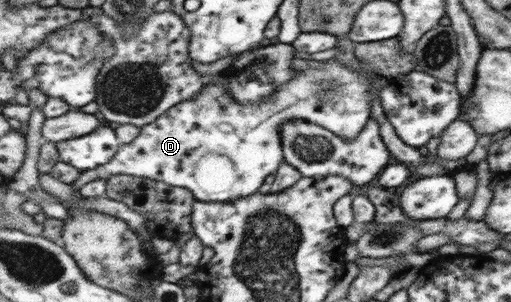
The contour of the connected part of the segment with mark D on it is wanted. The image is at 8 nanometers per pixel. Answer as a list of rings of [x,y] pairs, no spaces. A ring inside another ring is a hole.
[[[335,58],[323,61],[323,67],[321,67],[320,61],[319,68],[308,67],[306,70],[298,70],[296,71],[296,75],[294,75],[294,79],[292,79],[292,81],[288,81],[286,85],[282,85],[282,87],[277,89],[277,91],[273,94],[273,101],[261,102],[258,106],[239,105],[235,100],[232,100],[227,95],[228,85],[226,85],[224,81],[220,81],[220,79],[214,79],[210,85],[203,87],[198,97],[184,101],[179,105],[174,105],[174,107],[168,109],[167,113],[160,115],[160,117],[155,119],[152,123],[143,125],[140,128],[140,133],[138,133],[138,136],[136,136],[136,138],[134,138],[131,142],[123,144],[116,152],[116,155],[112,157],[112,159],[108,161],[106,165],[81,172],[76,181],[72,181],[70,184],[72,184],[72,188],[74,188],[74,190],[79,190],[84,184],[86,184],[86,182],[90,182],[96,178],[104,178],[107,180],[113,175],[126,174],[134,177],[145,177],[167,183],[168,185],[172,185],[174,187],[188,189],[188,191],[192,192],[192,195],[194,195],[194,199],[197,199],[198,201],[228,203],[228,201],[232,202],[236,201],[236,199],[242,199],[242,197],[248,197],[248,195],[254,195],[256,191],[260,190],[260,187],[263,187],[262,185],[265,185],[264,181],[266,181],[266,177],[268,177],[268,175],[272,175],[272,173],[275,174],[278,167],[280,167],[280,163],[283,161],[283,147],[282,141],[280,141],[280,138],[282,138],[280,137],[280,128],[282,128],[282,124],[284,124],[286,120],[290,120],[290,118],[302,118],[302,120],[312,122],[313,124],[319,125],[324,129],[328,129],[328,131],[334,133],[334,135],[338,135],[340,139],[348,139],[348,141],[355,139],[356,135],[358,135],[358,133],[364,129],[364,125],[366,125],[371,115],[370,99],[367,89],[368,86],[372,84],[372,86],[376,86],[376,88],[378,88],[380,91],[382,87],[380,78],[382,75],[374,73],[374,71],[372,71],[372,69],[370,69],[366,63],[362,63],[362,61],[358,62],[360,62],[360,69],[358,69],[358,71],[352,71],[352,69],[348,69],[346,65],[338,63]]]

